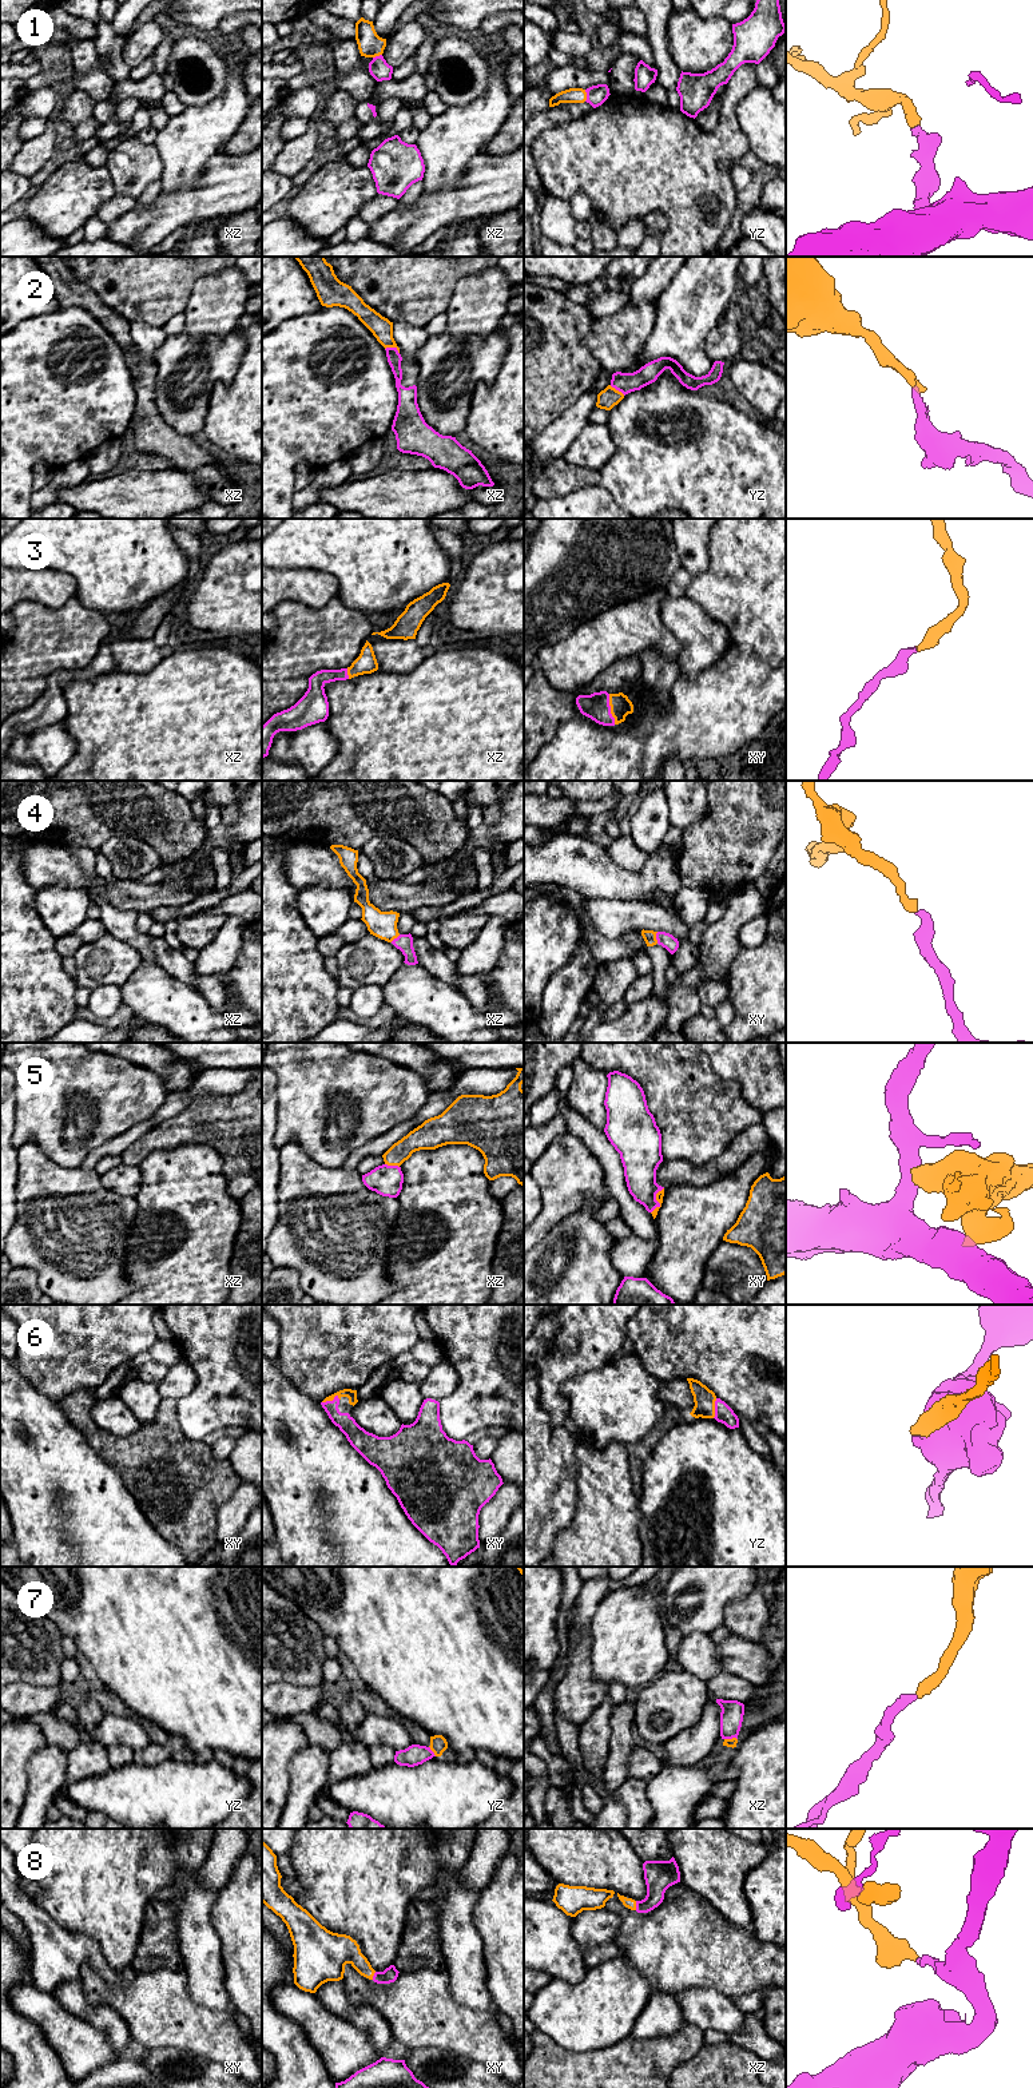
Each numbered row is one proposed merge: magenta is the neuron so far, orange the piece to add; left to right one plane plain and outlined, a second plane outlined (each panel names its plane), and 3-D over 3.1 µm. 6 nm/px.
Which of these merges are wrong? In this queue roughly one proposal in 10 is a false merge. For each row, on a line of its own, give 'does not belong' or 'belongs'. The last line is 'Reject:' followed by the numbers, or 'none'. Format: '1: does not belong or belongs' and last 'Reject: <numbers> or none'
1: belongs
2: belongs
3: belongs
4: belongs
5: does not belong
6: belongs
7: belongs
8: belongs
Reject: 5

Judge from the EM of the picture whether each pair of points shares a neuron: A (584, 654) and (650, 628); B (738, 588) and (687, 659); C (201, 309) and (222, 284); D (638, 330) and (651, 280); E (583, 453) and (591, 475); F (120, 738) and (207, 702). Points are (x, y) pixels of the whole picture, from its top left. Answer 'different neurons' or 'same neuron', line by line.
A: same neuron
B: different neurons
C: same neuron
D: different neurons
E: different neurons
F: same neuron

